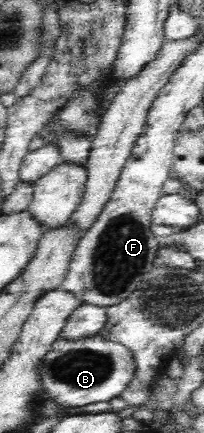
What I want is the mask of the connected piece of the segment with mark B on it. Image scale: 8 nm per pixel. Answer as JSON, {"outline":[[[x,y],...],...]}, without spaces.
{"outline":[[[102,333],[93,337],[66,340],[59,338],[56,341],[52,353],[48,355],[46,363],[44,363],[44,387],[48,389],[48,394],[56,403],[64,407],[86,407],[86,405],[94,403],[108,403],[115,397],[121,397],[124,391],[128,390],[132,385],[132,381],[136,377],[138,364],[136,364],[136,356],[128,347],[121,343],[114,342],[104,336]]]}

